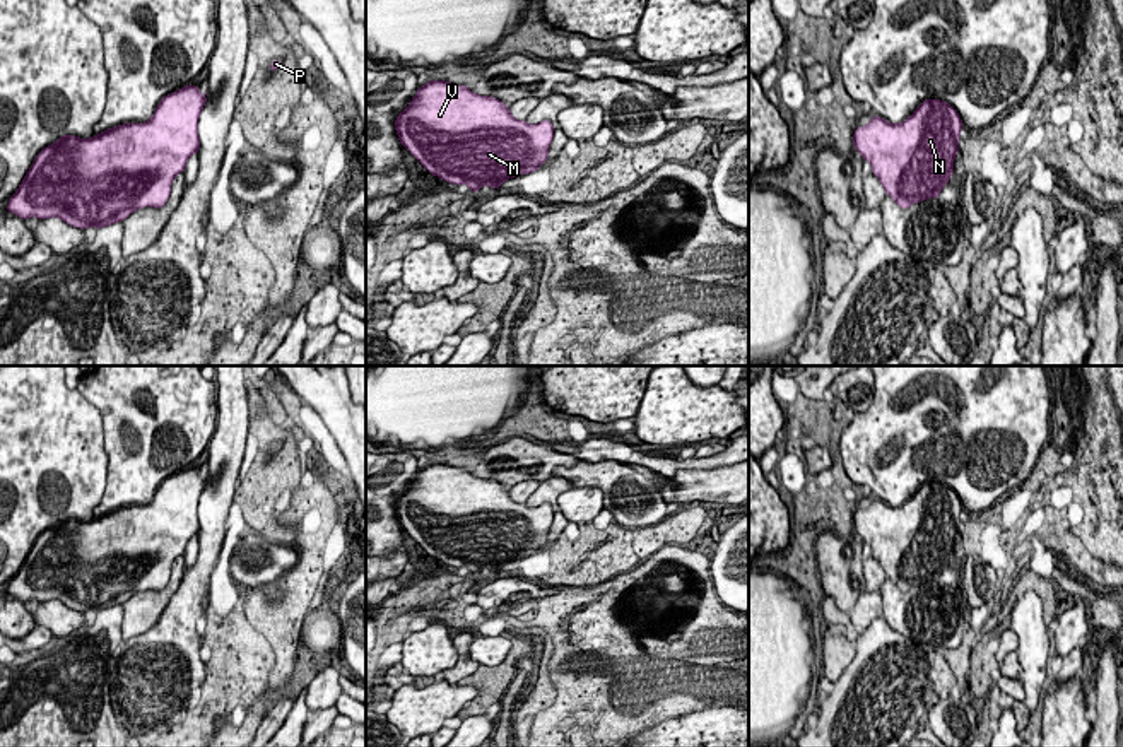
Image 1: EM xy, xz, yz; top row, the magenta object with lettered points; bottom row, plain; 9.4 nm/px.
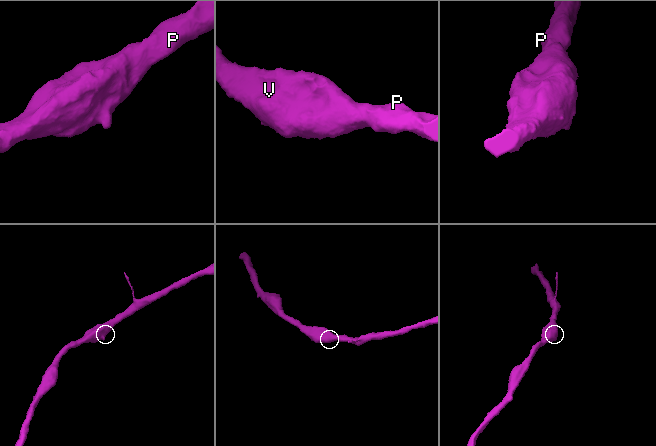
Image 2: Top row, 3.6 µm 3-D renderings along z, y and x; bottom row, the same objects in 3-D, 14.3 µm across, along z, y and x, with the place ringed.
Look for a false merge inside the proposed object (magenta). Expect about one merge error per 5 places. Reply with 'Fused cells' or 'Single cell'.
Single cell

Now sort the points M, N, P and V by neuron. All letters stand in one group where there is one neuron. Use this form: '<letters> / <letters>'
M N P V

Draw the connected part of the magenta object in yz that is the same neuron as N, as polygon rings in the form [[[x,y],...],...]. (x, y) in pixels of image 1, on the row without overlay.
[[[933,480],[897,508],[873,497],[867,509],[856,509],[853,528],[872,547],[885,576],[901,591],[909,591],[938,581],[949,566],[962,509],[959,496]]]

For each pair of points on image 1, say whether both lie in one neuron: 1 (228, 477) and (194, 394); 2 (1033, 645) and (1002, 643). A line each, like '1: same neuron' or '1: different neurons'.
1: different neurons
2: different neurons

